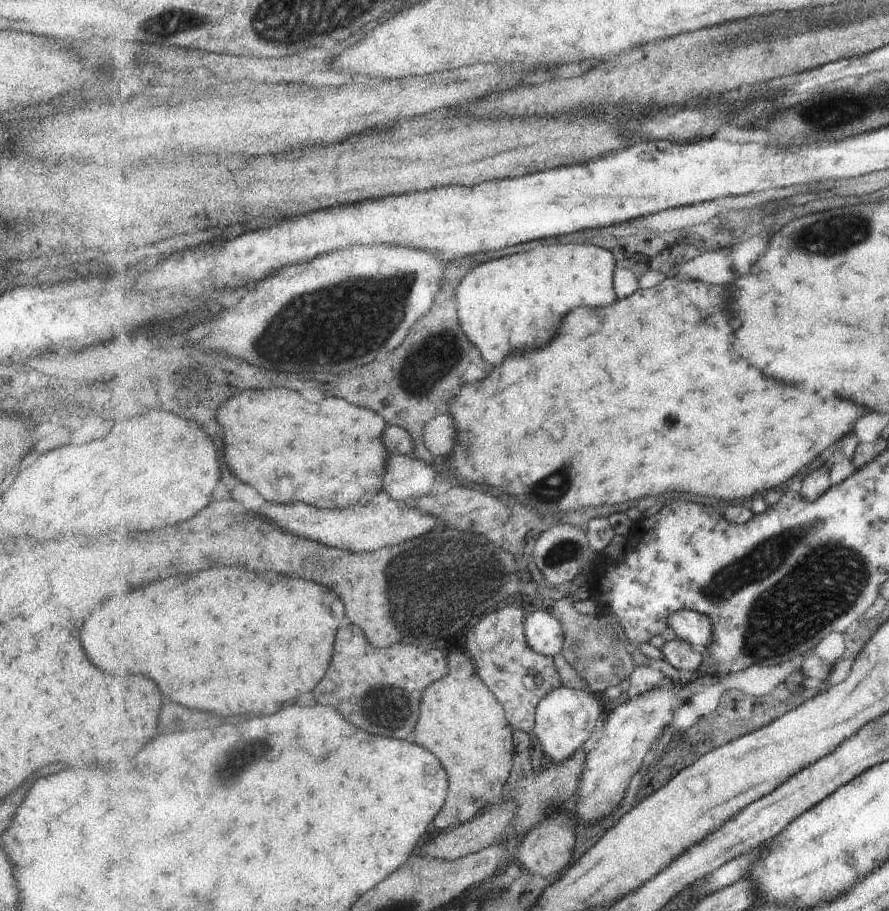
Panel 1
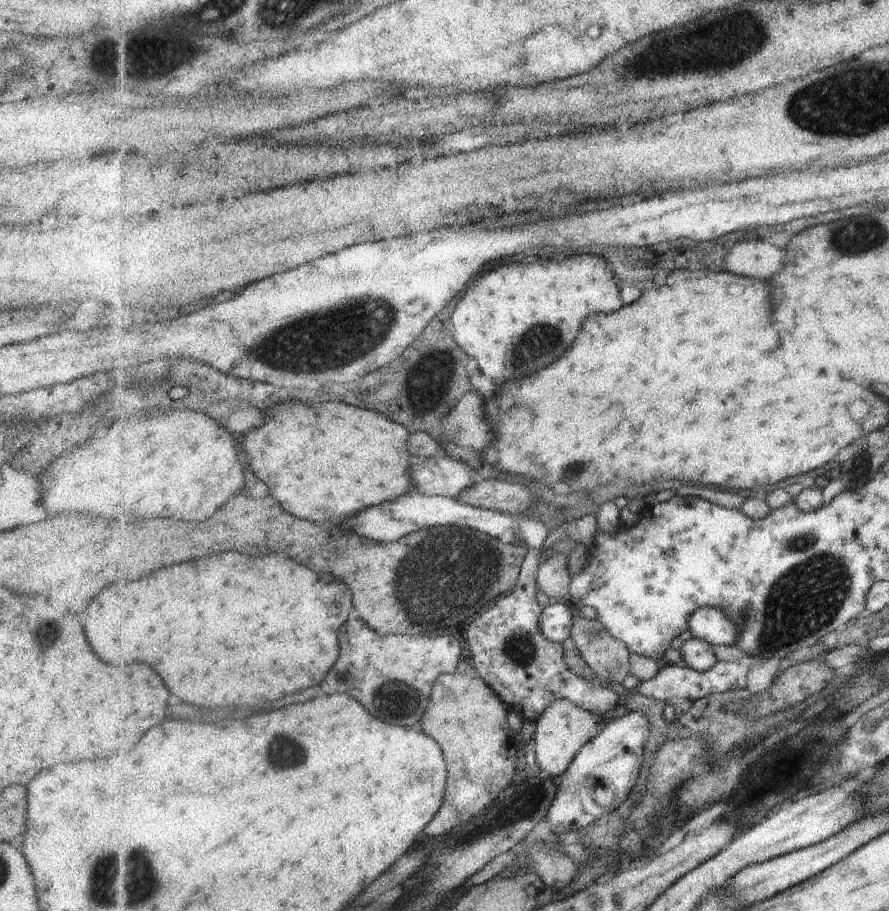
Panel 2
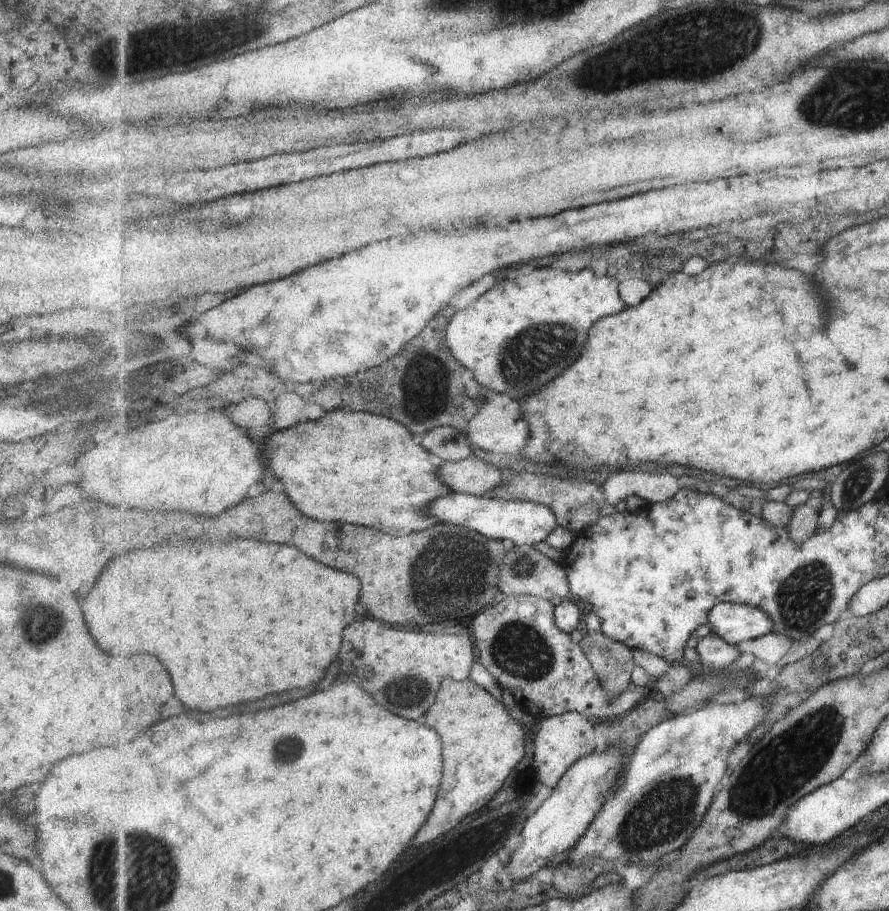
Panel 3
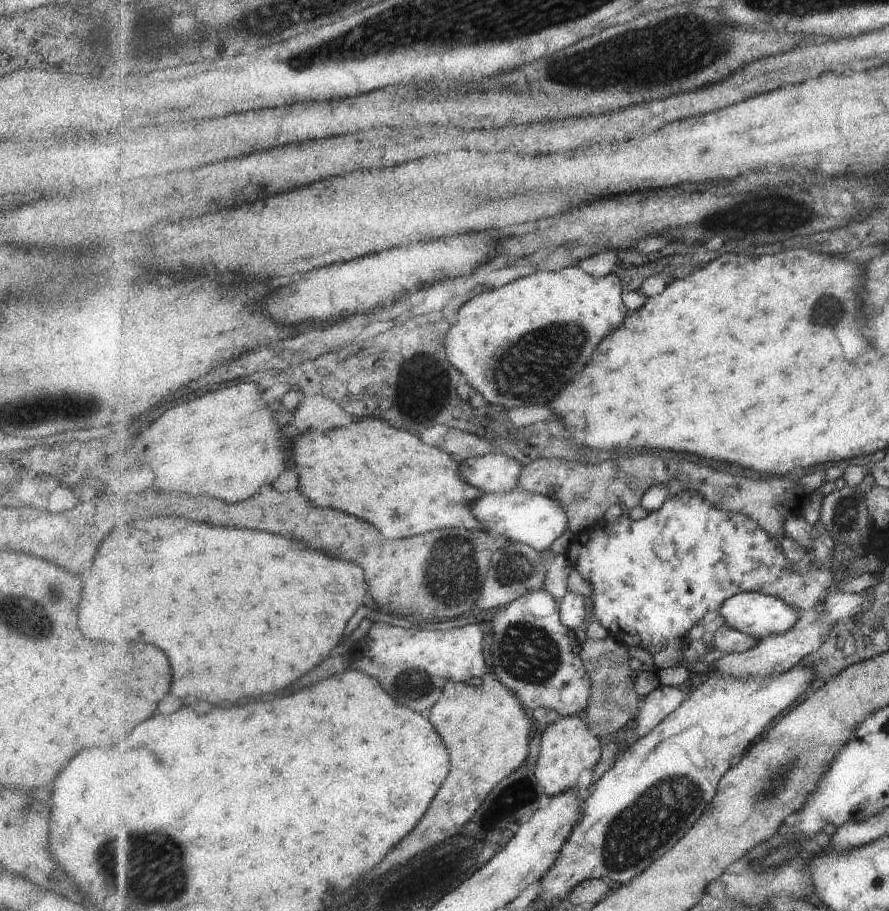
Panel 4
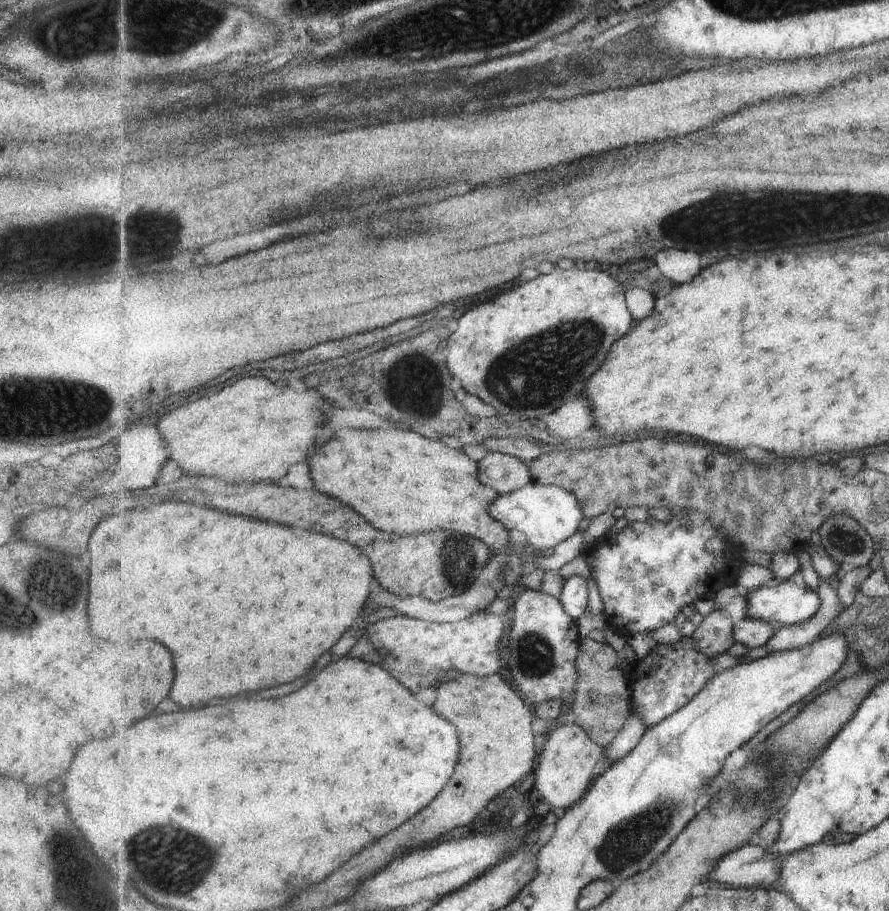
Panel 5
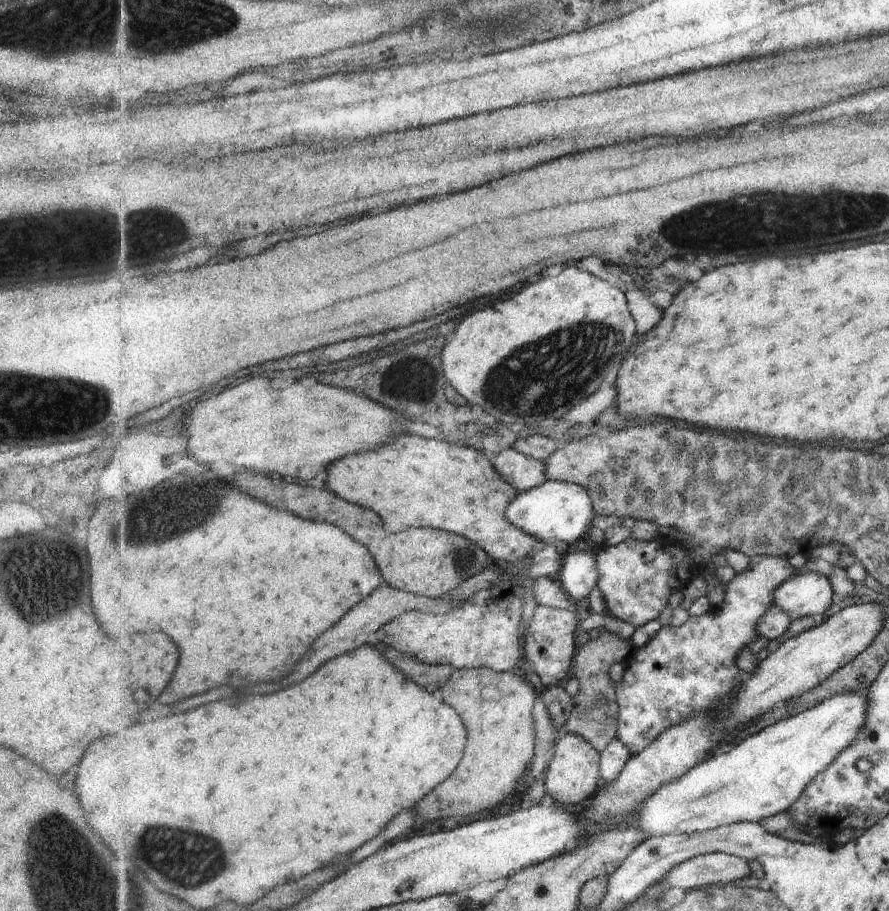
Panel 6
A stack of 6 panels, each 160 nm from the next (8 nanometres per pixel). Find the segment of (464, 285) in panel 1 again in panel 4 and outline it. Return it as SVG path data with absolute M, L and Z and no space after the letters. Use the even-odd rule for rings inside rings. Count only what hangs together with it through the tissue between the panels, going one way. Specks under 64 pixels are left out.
M579 267L567 268L567 270L561 270L557 274L535 274L535 276L529 276L529 278L523 278L523 280L517 280L505 288L499 288L499 290L491 290L491 292L483 292L479 296L474 295L469 301L464 303L459 308L459 314L457 314L457 320L452 323L447 336L445 336L445 354L449 358L449 362L455 366L459 372L466 375L467 380L484 396L484 400L492 402L493 405L503 405L506 409L512 410L517 407L530 407L533 404L539 404L539 406L547 406L557 394L561 388L565 388L587 364L589 364L589 358L591 354L595 352L597 344L611 332L615 330L617 326L623 324L625 316L627 316L630 310L623 302L624 284L621 278L616 274L607 275L605 278L593 278L589 274L585 274L584 270Z

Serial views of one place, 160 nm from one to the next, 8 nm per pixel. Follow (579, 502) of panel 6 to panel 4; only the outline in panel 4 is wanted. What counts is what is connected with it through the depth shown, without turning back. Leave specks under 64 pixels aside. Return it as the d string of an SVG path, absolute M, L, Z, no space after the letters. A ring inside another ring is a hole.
M520 488L506 493L483 493L472 502L472 513L489 534L500 540L529 544L539 552L551 548L551 544L570 528L568 514L558 500Z

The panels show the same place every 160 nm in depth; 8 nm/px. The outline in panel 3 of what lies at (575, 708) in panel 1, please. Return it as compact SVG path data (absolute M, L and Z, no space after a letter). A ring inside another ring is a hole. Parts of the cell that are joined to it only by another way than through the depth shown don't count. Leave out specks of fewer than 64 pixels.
M577 711L547 717L538 720L538 722L540 727L532 742L534 760L537 762L538 778L541 783L554 790L575 762L579 762L581 758L595 752L597 742L595 742L594 725Z

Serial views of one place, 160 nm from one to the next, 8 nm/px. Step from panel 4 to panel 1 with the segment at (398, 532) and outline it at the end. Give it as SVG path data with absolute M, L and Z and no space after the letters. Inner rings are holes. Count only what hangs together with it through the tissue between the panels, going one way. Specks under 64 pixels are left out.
M285 387L265 390L243 389L222 401L216 410L216 422L221 426L223 434L225 434L225 456L227 456L225 460L231 474L237 476L239 480L243 480L245 484L255 486L255 490L259 494L263 494L263 498L267 498L271 502L283 502L283 504L297 504L297 502L301 504L303 502L303 504L309 504L309 506L318 509L349 508L368 504L371 497L383 490L382 482L384 481L386 462L390 456L386 446L383 444L382 434L389 424L385 423L385 420L379 414L363 407L354 406L347 402L346 399L325 396L321 404L311 404L311 402L301 396L299 391Z

